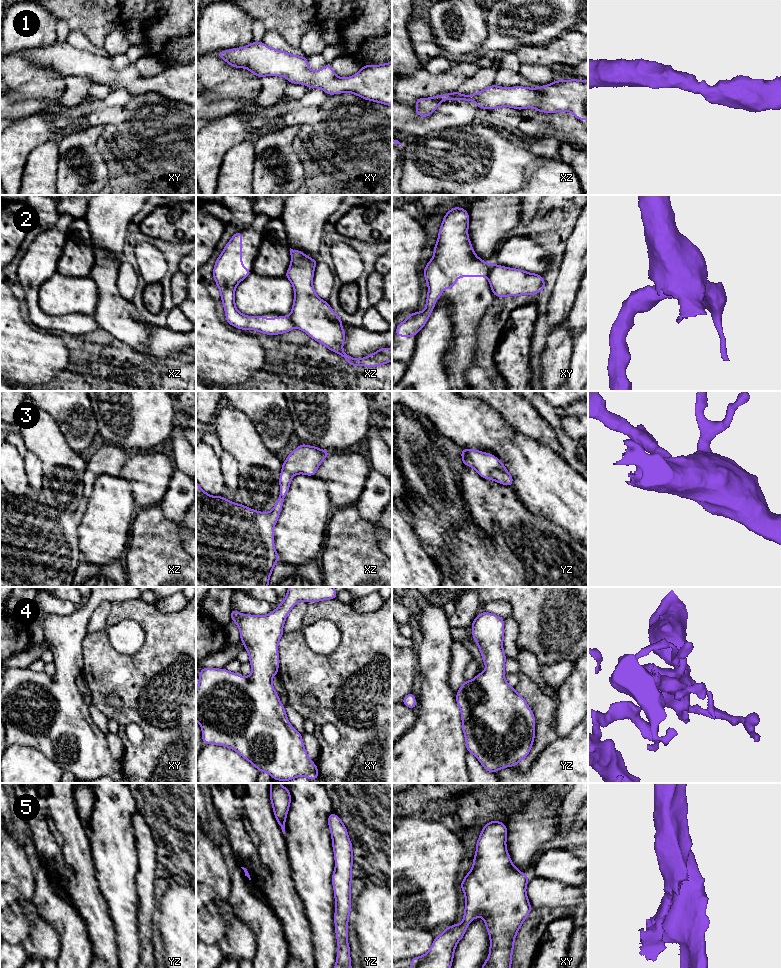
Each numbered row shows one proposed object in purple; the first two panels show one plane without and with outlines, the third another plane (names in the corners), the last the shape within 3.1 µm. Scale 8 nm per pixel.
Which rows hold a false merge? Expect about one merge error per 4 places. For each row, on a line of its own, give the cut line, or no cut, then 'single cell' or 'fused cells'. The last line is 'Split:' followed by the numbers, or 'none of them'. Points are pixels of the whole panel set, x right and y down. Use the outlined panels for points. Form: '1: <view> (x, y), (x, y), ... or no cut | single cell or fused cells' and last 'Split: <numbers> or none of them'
1: no cut | single cell
2: xy (492, 264), (487, 276) | fused cells
3: no cut | single cell
4: no cut | single cell
5: no cut | single cell
Split: 2

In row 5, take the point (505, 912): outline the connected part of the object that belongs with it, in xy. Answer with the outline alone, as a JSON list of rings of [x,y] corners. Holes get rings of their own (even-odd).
[[[490,821],[482,829],[477,840],[473,867],[461,882],[465,894],[463,922],[446,927],[426,954],[411,958],[411,968],[451,968],[457,943],[463,938],[468,924],[482,917],[490,937],[490,949],[482,968],[511,968],[515,937],[532,907],[526,886],[529,880],[511,861],[506,847],[507,827],[500,821]]]

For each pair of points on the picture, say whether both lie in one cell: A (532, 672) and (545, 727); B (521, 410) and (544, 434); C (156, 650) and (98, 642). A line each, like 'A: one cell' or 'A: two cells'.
A: two cells
B: one cell
C: one cell

